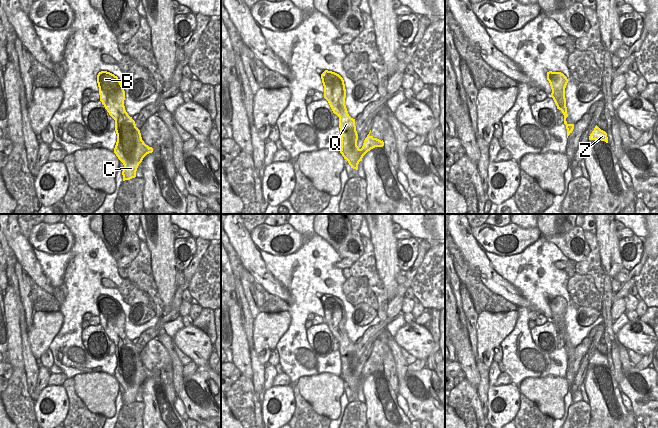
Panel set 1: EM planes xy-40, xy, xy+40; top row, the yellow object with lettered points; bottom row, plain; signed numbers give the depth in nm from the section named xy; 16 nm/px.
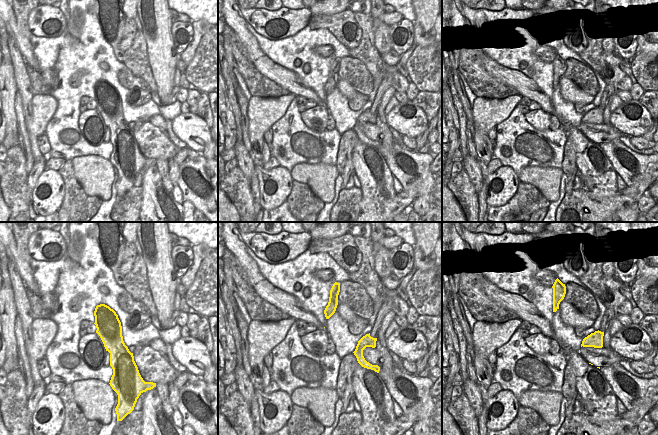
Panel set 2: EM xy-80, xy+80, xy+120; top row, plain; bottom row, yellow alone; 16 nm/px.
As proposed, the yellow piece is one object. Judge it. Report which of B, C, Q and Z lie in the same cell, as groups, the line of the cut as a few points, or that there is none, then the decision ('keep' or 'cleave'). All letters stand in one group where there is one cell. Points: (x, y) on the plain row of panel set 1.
B C Q / Z | xy (369, 360), (366, 362) | cleave

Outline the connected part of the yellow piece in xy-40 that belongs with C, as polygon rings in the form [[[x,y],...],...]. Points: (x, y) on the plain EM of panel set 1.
[[[101,295],[97,299],[100,325],[109,339],[115,344],[117,366],[114,377],[123,387],[123,405],[136,401],[136,395],[143,382],[153,376],[153,372],[144,367],[135,345],[125,334],[124,312],[114,298]]]

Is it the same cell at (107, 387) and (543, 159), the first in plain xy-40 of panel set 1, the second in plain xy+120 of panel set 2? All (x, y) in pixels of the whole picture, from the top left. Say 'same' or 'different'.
different

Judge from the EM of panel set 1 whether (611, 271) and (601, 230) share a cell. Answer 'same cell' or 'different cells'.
same cell

